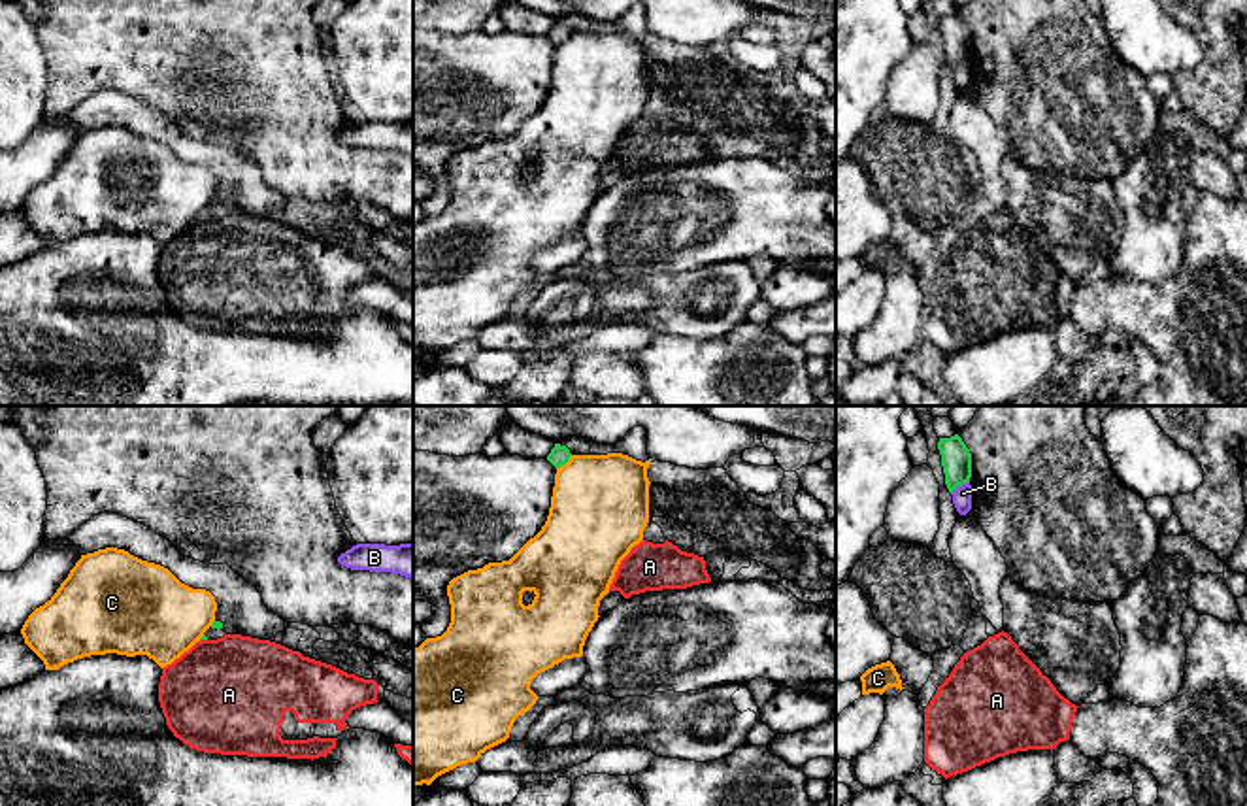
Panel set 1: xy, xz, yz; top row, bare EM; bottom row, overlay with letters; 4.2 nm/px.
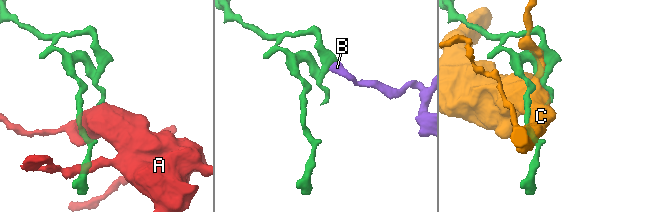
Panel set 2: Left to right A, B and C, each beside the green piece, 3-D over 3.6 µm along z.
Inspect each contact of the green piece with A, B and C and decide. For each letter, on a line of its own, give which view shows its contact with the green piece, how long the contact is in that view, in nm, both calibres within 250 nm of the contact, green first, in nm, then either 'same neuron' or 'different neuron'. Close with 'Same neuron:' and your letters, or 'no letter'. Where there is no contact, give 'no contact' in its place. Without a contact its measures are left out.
A: meets green in xy; contact 30 nm long; 20 nm thick on the green side, 480 nm on the other; different neuron
B: meets green in yz; contact 100 nm long; 130 nm thick on the green side, 80 nm on the other; different neuron
C: meets green in xz; contact 90 nm long; 90 nm thick on the green side, 420 nm on the other; different neuron
Same neuron: no letter

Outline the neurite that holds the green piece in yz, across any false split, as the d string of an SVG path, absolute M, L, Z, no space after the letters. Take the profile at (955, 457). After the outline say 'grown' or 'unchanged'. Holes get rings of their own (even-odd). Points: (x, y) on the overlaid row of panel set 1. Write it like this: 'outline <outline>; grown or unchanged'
outline M958 434L939 438L938 449L945 474L945 485L953 493L958 485L968 483L972 478L972 453Z; unchanged

